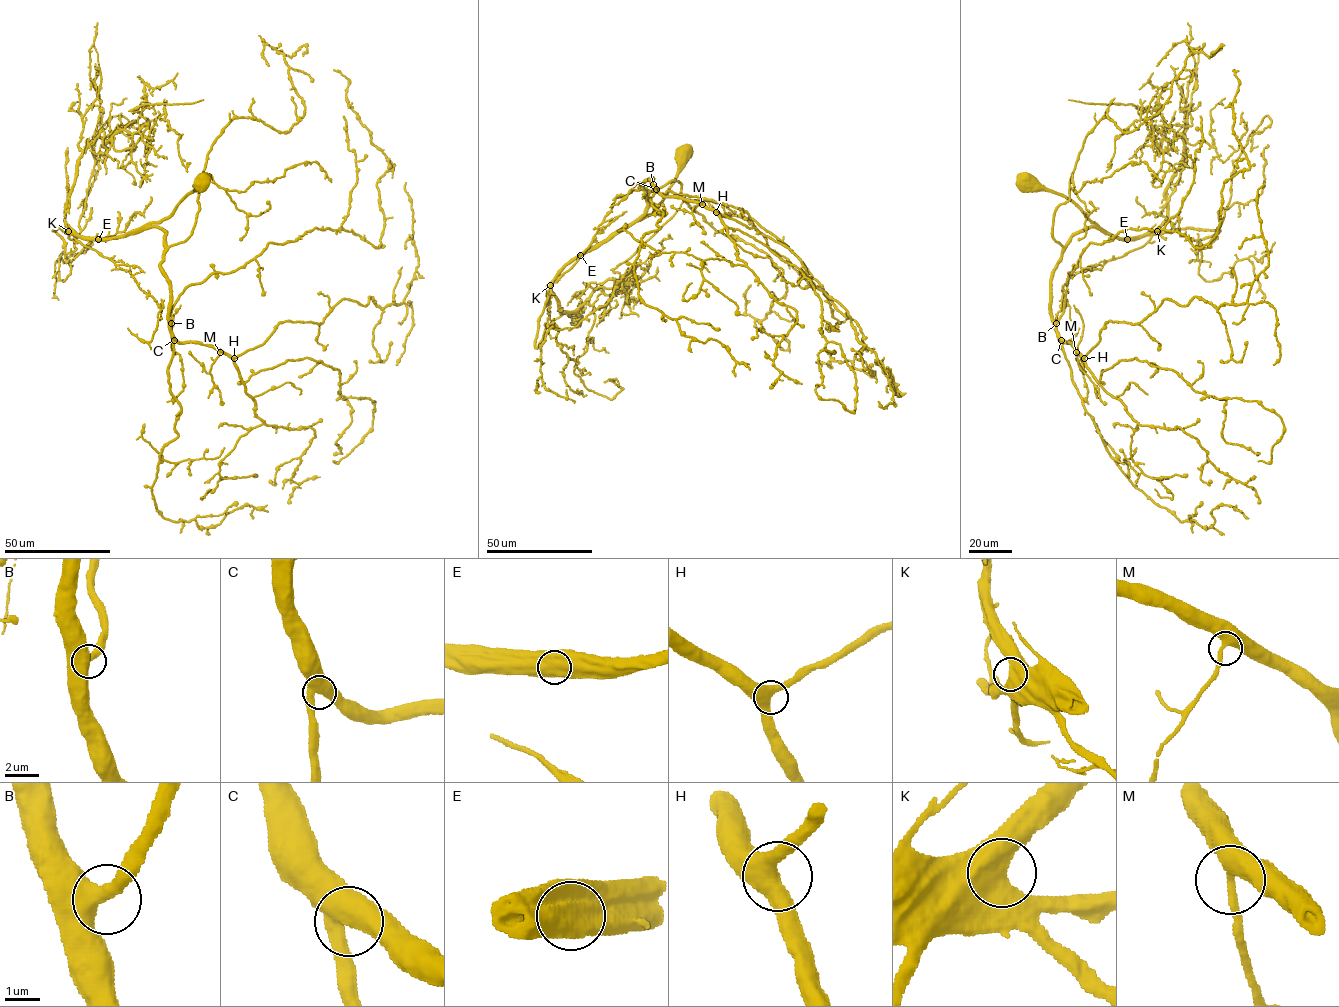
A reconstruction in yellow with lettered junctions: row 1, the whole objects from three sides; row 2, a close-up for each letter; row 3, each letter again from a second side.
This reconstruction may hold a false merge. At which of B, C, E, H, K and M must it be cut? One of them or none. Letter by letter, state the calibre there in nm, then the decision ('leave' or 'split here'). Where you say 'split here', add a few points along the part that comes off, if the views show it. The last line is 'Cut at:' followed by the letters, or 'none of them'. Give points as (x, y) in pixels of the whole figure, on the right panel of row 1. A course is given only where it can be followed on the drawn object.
B: 550 nm | leave
C: 500 nm | leave
E: 850 nm | leave
H: 480 nm | leave
K: 600 nm | leave
M: 440 nm | leave
Cut at: none of them

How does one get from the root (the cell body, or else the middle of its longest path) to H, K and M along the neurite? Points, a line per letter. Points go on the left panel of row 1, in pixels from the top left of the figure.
H: (203, 182), (170, 215), (145, 226), (165, 233), (160, 266), (169, 285), (171, 334), (234, 358)
K: (203, 182), (170, 215), (124, 235), (82, 238), (68, 231)
M: (203, 182), (170, 215), (145, 226), (165, 233), (160, 266), (169, 285), (171, 334), (220, 352)

